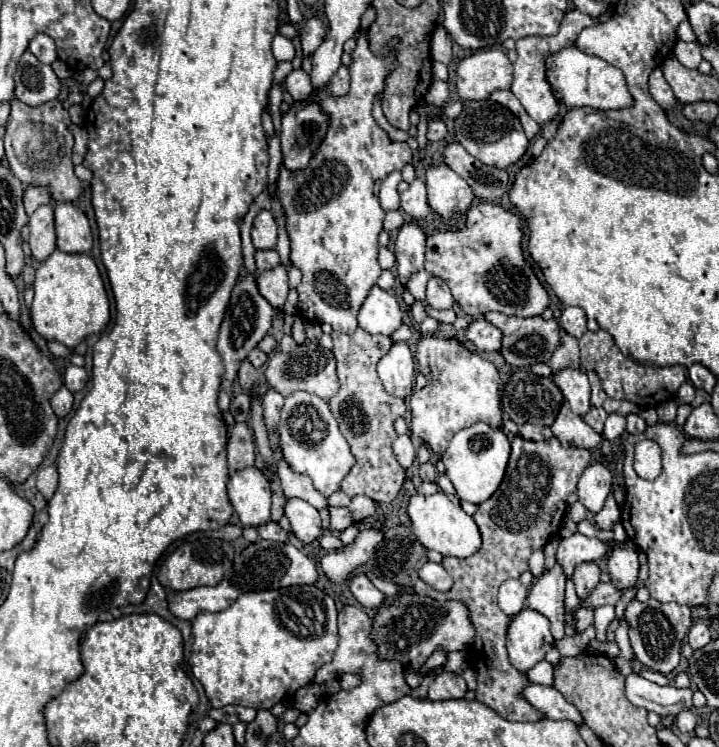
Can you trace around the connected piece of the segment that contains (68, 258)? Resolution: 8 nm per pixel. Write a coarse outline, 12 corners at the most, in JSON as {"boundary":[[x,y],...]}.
{"boundary":[[92,255],[36,269],[32,323],[74,349],[110,321]]}

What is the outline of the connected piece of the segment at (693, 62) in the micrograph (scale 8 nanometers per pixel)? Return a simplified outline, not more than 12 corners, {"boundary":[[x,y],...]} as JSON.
{"boundary":[[678,39],[674,55],[688,69],[700,65],[700,47]]}

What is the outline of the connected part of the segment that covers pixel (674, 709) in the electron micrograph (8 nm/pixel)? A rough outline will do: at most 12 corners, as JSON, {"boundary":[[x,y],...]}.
{"boundary":[[626,677],[626,697],[662,717],[692,709],[692,689]]}

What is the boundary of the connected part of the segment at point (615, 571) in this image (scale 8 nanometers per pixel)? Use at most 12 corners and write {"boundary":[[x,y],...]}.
{"boundary":[[626,539],[606,559],[612,583],[638,581],[636,545]]}

